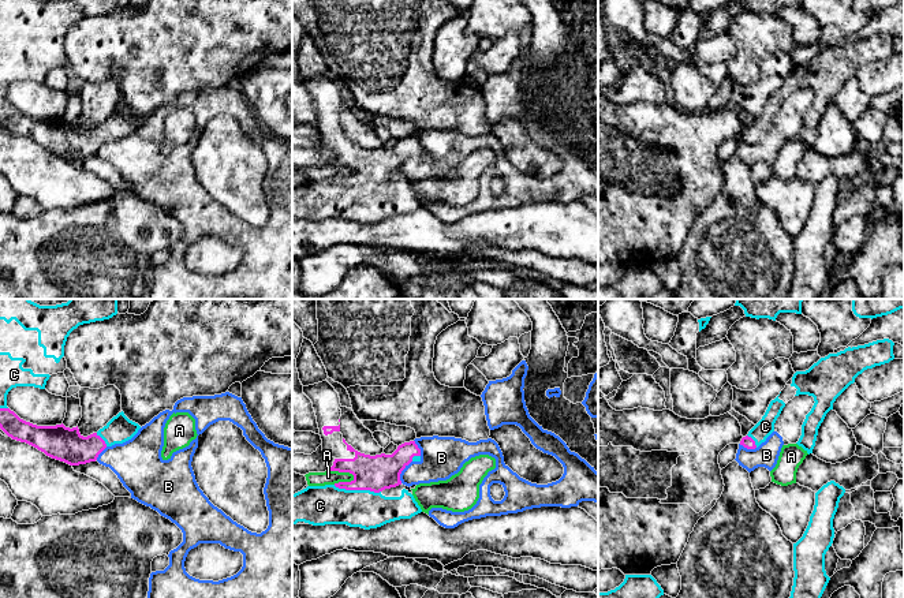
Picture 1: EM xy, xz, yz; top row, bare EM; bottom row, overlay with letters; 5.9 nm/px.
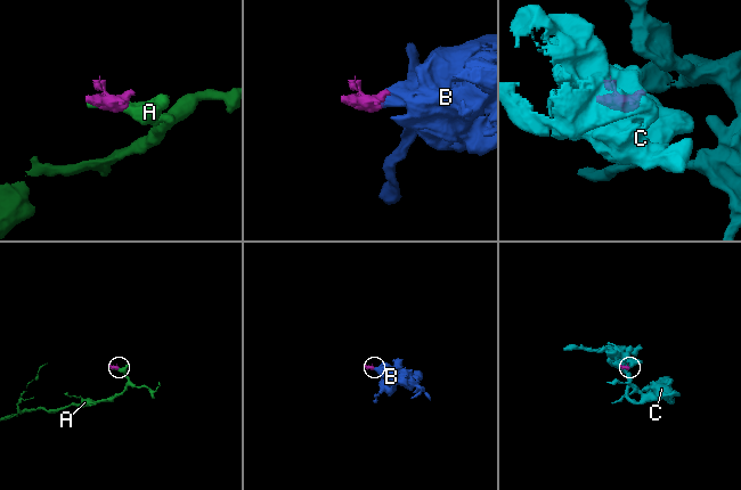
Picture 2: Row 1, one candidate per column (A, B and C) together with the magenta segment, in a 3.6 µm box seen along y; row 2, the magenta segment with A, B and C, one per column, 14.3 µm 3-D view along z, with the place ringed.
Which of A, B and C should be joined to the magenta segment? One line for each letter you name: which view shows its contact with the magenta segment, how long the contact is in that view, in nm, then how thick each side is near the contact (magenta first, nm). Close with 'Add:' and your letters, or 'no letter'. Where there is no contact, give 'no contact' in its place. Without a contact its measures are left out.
C: contact in xz; length 280 nm; calibres 220 and 240 nm
Add: C

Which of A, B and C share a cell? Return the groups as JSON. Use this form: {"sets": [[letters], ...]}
{"sets": [["A"], ["B"], ["C"]]}

